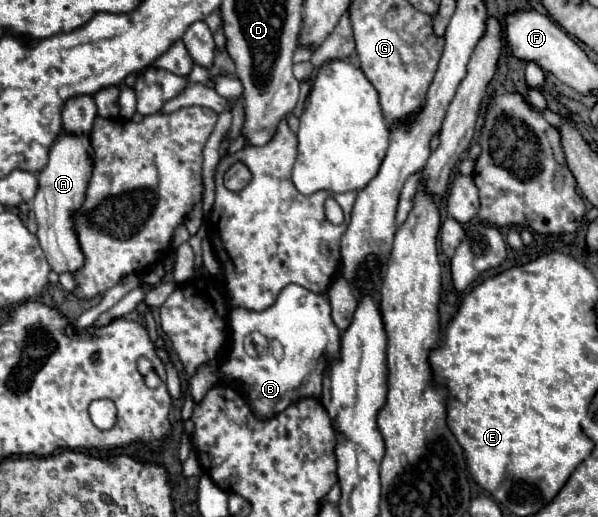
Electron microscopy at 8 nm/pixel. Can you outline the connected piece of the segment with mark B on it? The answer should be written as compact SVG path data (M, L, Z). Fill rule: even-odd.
M288 284L274 306L262 312L248 308L232 308L228 314L230 346L226 358L220 362L220 380L228 384L242 384L246 400L258 418L270 418L282 412L290 402L302 396L320 398L322 372L328 360L338 358L340 330L330 316L330 300L326 292L310 292L298 284ZM250 332L260 332L268 340L278 340L284 348L282 358L250 358L244 356L242 340Z

